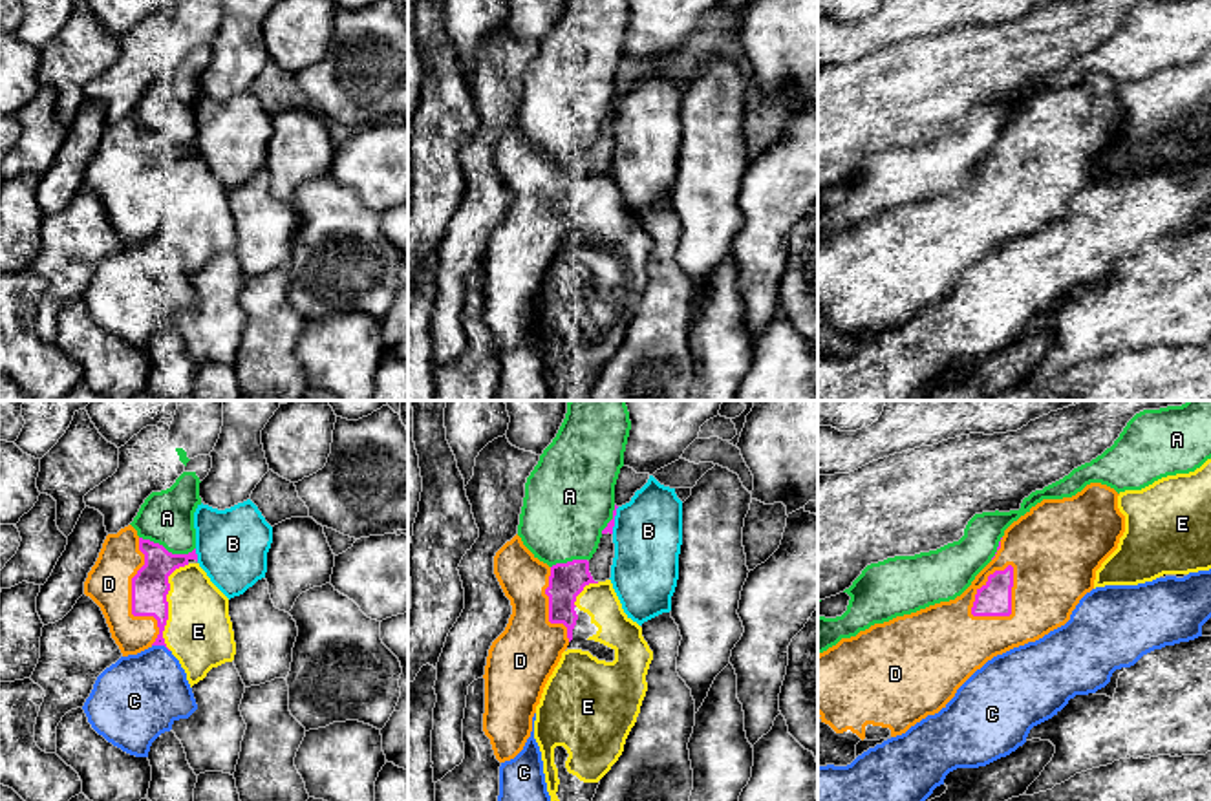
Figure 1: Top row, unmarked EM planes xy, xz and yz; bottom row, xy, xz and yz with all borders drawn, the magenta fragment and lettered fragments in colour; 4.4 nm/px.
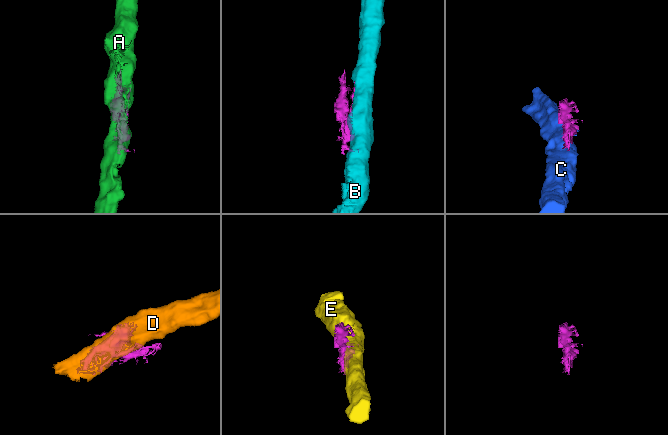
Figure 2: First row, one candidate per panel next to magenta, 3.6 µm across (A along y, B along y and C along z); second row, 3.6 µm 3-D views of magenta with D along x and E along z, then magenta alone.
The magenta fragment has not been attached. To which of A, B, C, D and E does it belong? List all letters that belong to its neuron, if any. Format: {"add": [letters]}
{"add": ["A"]}

